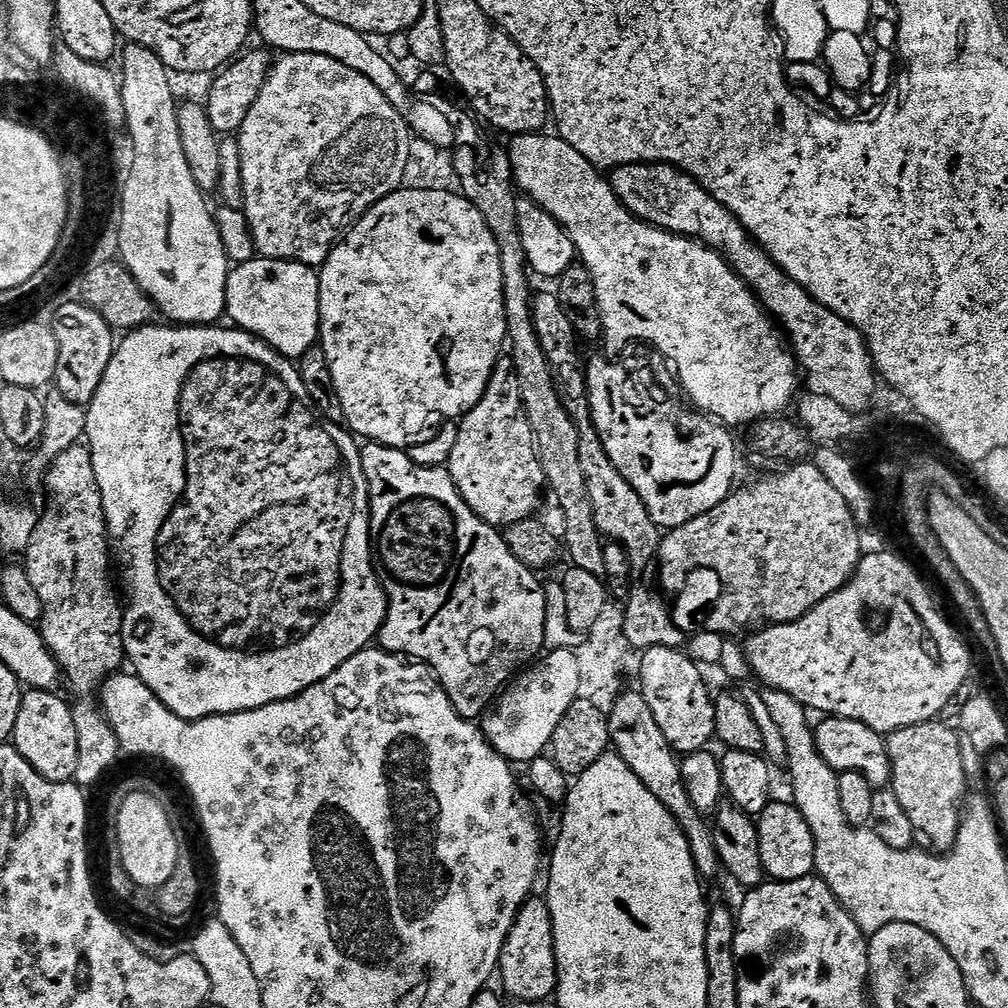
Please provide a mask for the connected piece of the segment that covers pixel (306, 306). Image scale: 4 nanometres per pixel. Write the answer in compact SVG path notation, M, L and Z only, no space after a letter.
M255 258L241 263L229 273L226 312L233 325L265 340L285 361L299 361L320 340L320 272L297 260Z

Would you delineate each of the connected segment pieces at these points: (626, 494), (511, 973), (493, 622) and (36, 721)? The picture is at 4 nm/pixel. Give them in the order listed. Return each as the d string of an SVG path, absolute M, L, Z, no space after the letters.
M592 426L581 427L580 453L582 454L582 470L589 486L590 500L596 512L597 530L609 541L615 542L628 553L633 561L648 560L657 555L662 539L661 529L656 527L648 507L636 493L634 486L626 480L623 474L614 466L604 452L600 435Z
M529 899L528 903L521 908L519 915L516 916L516 924L512 927L504 950L500 955L499 975L504 975L504 988L510 995L514 996L515 1001L522 1000L548 1000L555 997L560 983L560 974L556 970L556 943L554 942L554 922L552 912L548 908L547 899Z
M371 442L363 445L360 457L364 463L364 480L372 494L370 528L374 533L374 552L378 557L379 567L382 569L382 583L388 597L388 617L385 618L384 625L380 628L379 647L385 652L394 652L401 658L421 660L421 662L416 661L421 665L429 664L433 668L431 671L435 679L452 700L452 705L456 707L459 716L473 722L479 721L489 711L493 701L508 687L513 677L521 670L527 669L545 651L544 635L548 632L548 596L544 593L543 586L540 585L540 576L511 552L511 547L507 544L505 537L493 525L480 520L473 514L470 506L462 498L452 473L447 467L428 467L416 464L411 460L407 451Z
M28 690L18 710L18 722L14 747L16 751L42 774L55 784L75 781L80 761L80 735L76 729L76 716L68 709L68 704L52 690Z

